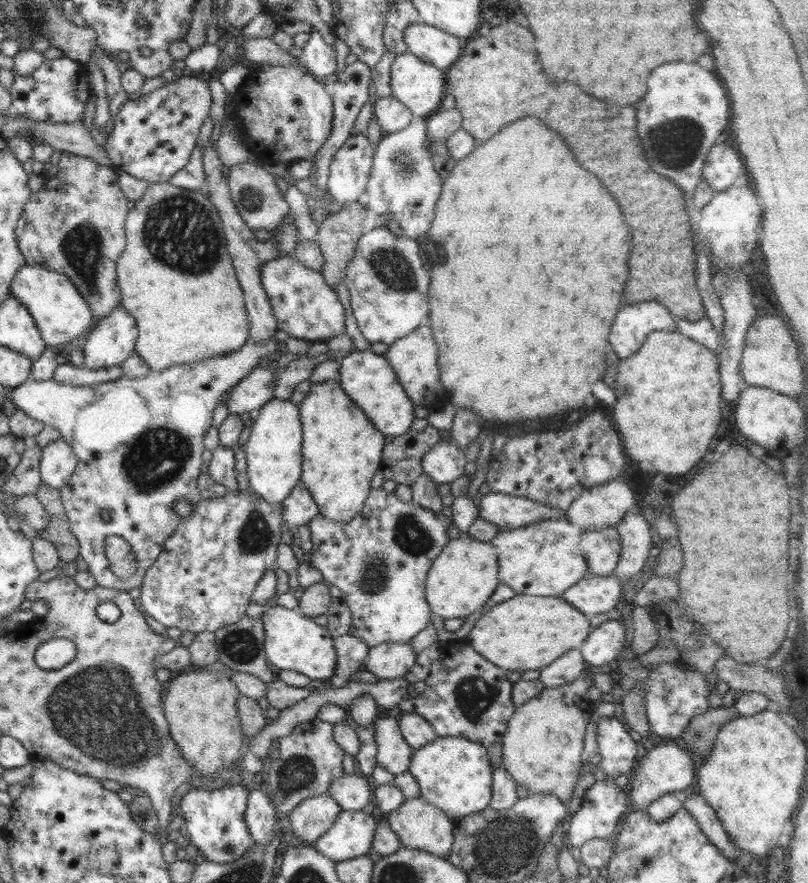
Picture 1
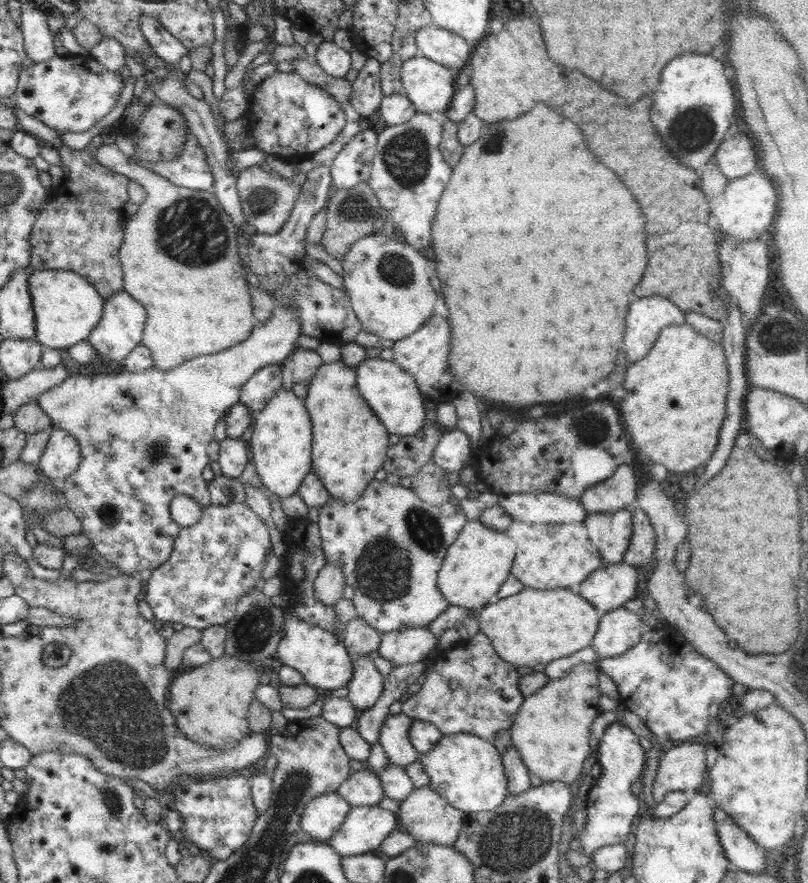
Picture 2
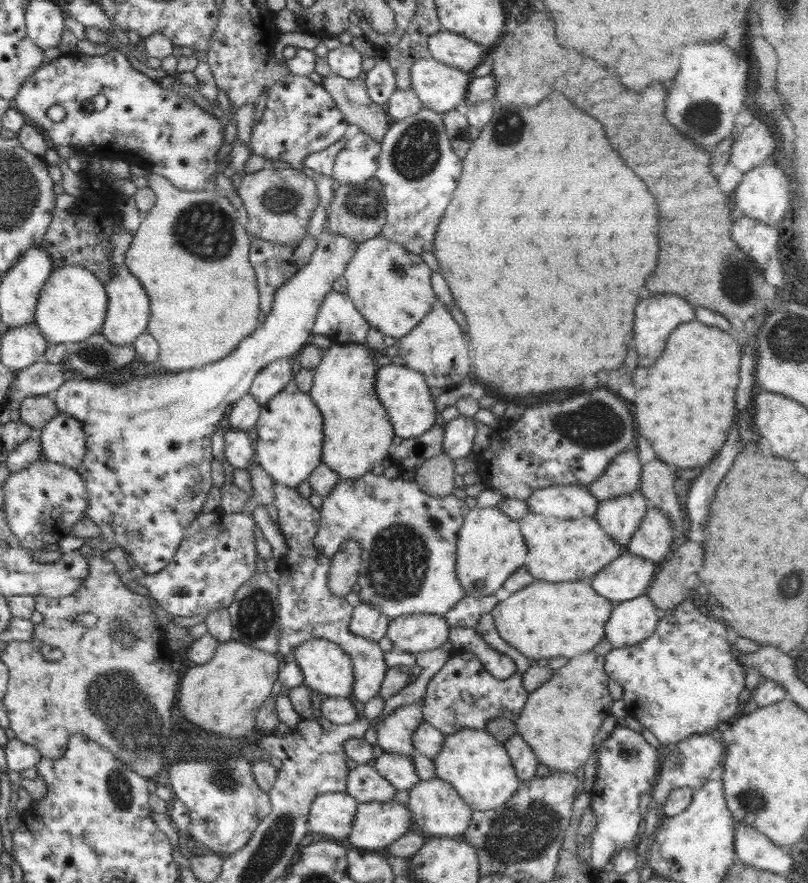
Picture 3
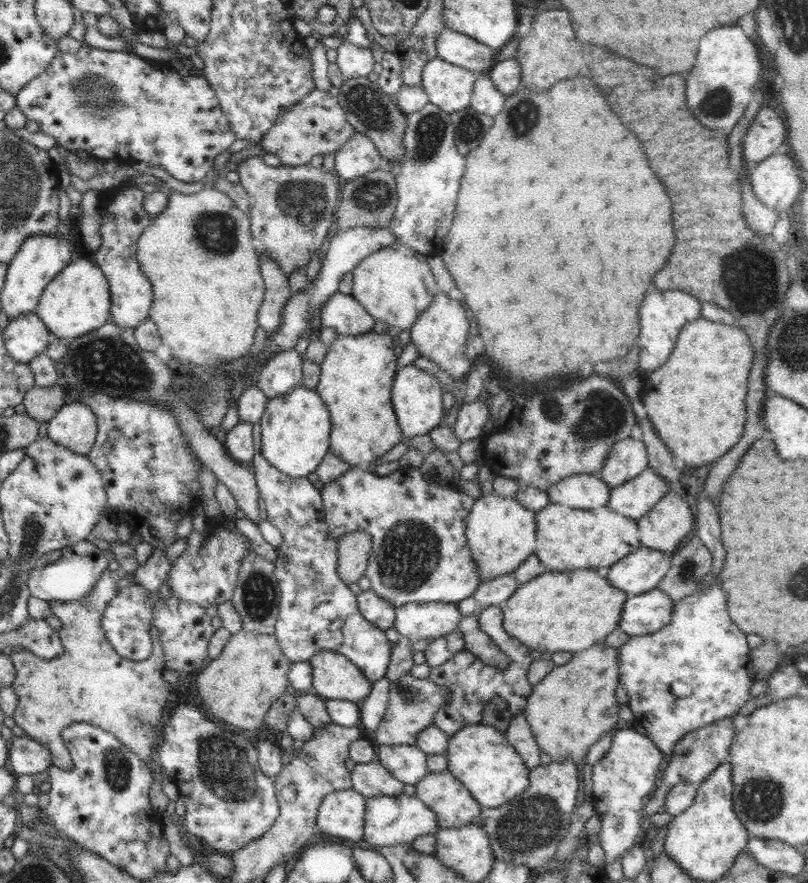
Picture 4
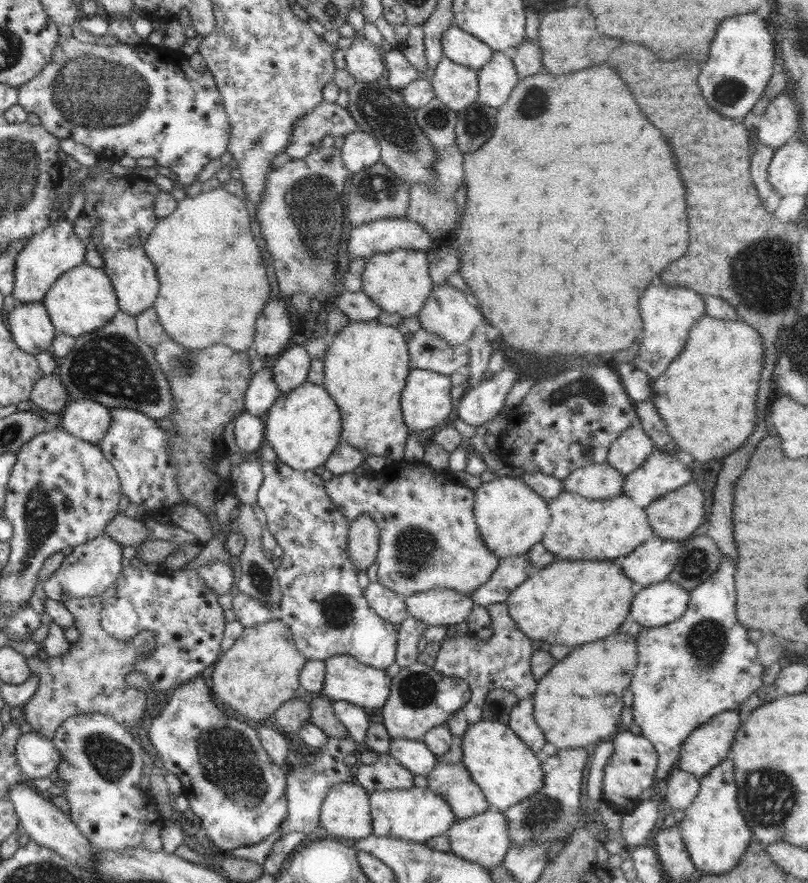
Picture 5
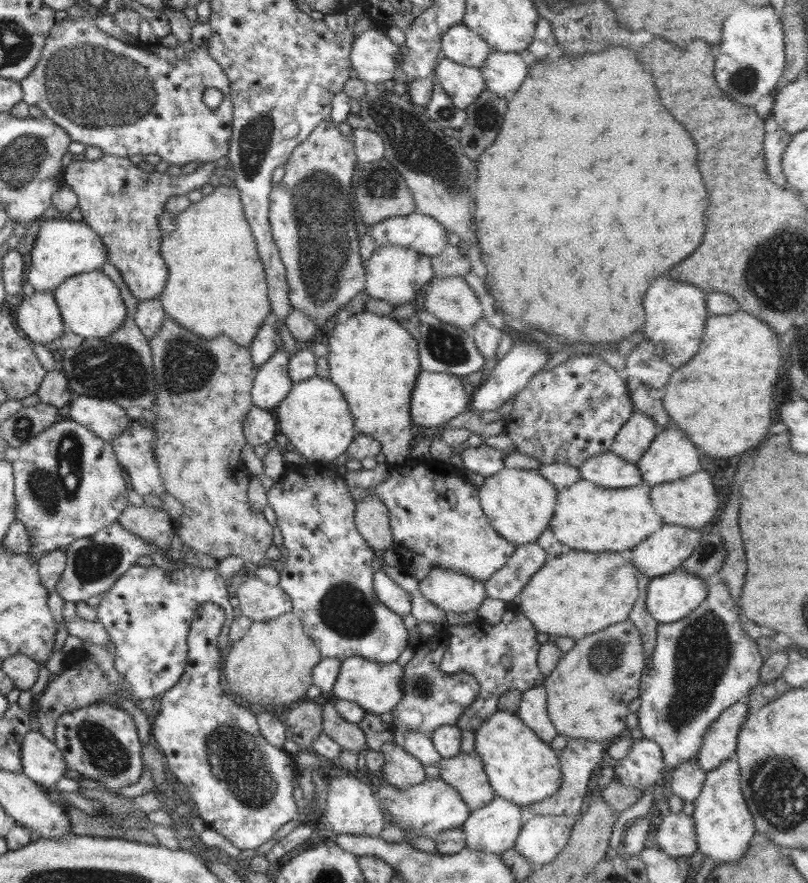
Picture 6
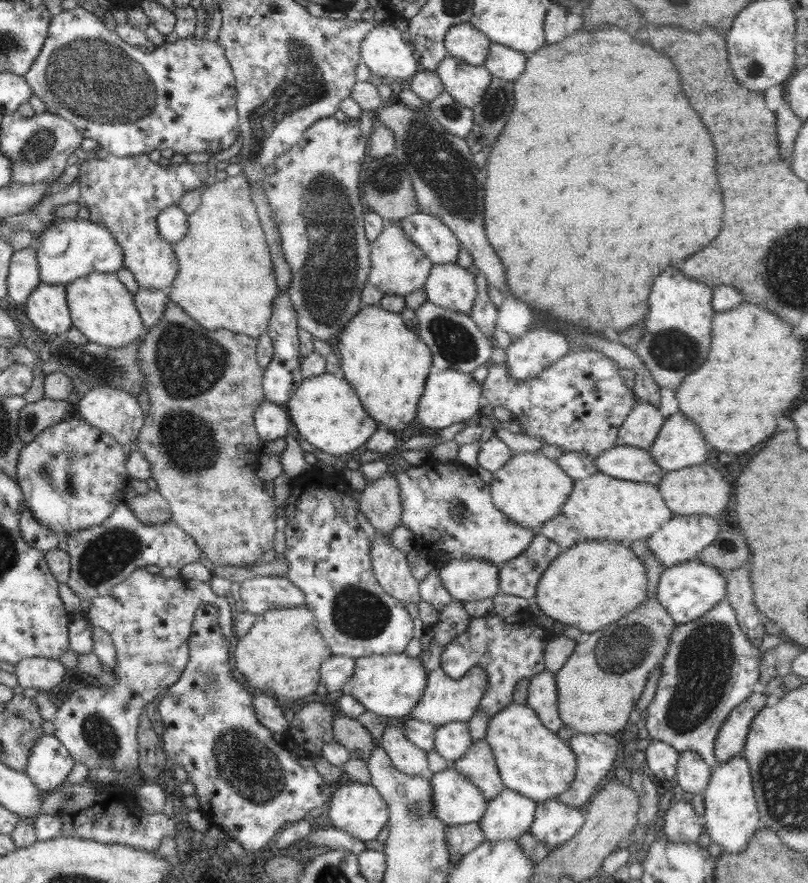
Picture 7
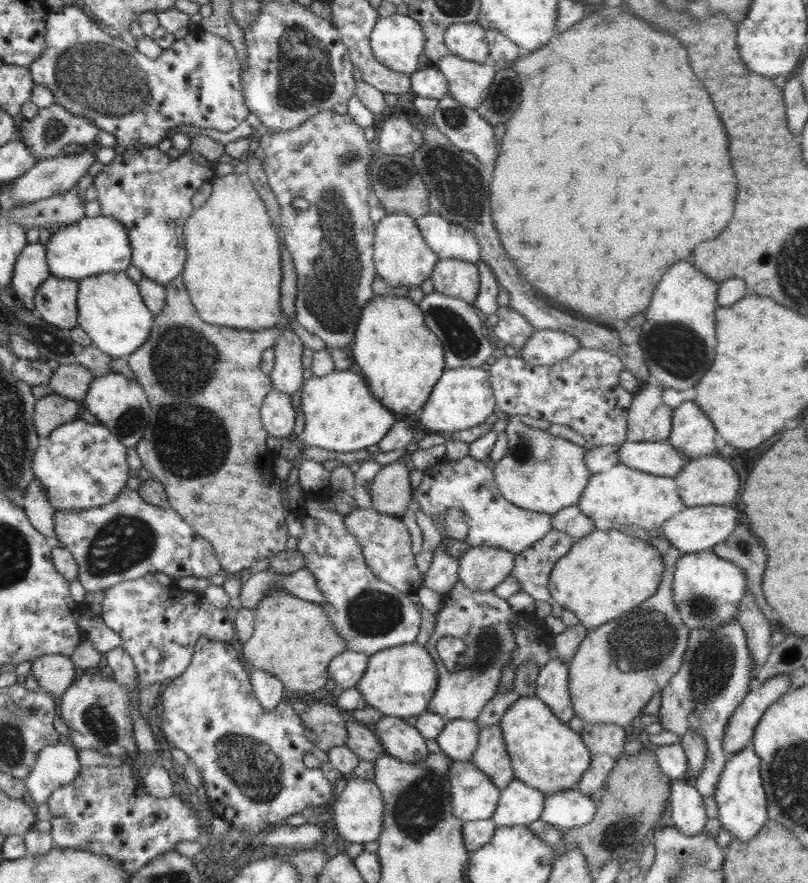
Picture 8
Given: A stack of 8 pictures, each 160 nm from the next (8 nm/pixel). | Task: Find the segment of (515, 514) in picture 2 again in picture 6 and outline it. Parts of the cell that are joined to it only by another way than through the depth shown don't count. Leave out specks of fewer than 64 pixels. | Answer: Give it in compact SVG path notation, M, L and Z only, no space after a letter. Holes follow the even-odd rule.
M608 452L588 458L580 467L580 479L608 489L627 489L644 485L638 464Z

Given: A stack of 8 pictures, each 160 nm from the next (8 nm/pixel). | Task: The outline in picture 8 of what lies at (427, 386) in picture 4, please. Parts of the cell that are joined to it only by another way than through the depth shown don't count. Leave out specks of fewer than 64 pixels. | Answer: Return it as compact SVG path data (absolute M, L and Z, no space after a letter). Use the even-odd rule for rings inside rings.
M478 366L446 368L433 386L433 392L430 393L426 404L421 408L420 420L424 428L447 435L484 423L497 409L489 378L488 371Z

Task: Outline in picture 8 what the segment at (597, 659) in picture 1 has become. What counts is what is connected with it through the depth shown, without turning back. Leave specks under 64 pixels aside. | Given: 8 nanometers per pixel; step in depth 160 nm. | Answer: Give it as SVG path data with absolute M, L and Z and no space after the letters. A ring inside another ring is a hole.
M711 549L683 555L675 562L672 593L682 622L689 628L714 630L737 620L737 610L746 590L746 576L733 562L720 558Z

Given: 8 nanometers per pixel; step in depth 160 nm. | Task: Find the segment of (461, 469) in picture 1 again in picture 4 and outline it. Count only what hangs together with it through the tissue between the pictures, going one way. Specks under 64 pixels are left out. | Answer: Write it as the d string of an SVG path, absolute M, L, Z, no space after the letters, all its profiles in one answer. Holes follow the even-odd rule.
M478 399L474 402L464 401L451 429L461 441L472 440L481 434L488 417L487 401L479 401Z

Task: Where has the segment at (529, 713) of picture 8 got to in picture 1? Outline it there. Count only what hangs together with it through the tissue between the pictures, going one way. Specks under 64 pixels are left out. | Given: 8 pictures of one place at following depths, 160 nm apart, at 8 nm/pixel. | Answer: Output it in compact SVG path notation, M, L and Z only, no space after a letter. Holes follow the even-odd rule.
M461 737L434 738L429 745L415 749L408 771L416 779L419 796L453 819L488 808L492 798L493 767L488 747Z

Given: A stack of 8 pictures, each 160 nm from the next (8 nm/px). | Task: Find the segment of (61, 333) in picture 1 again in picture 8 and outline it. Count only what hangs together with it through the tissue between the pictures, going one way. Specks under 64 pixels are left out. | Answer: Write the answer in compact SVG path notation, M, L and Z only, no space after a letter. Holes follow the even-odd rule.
M125 271L100 273L79 279L77 283L77 326L102 352L113 358L128 358L148 338L154 318L142 300L137 283Z

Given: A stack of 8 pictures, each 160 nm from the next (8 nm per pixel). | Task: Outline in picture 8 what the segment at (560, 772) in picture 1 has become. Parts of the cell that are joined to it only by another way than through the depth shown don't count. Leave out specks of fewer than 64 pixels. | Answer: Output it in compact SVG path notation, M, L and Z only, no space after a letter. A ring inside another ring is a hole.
M660 526L656 527L656 529L650 529L648 534L651 545L655 546L663 554L661 560L664 565L663 575L656 594L641 602L629 613L624 613L621 617L589 630L568 665L568 690L574 714L580 717L586 725L616 724L629 728L630 722L636 716L640 716L642 709L652 698L652 695L661 692L669 683L670 678L681 669L682 659L686 648L688 648L689 628L680 618L672 593L675 562L683 553L667 541Z

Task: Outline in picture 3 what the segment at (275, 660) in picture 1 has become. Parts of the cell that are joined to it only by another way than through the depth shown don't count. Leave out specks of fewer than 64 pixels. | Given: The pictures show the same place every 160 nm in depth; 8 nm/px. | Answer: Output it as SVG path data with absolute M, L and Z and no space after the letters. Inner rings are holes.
M323 638L310 639L298 645L290 656L303 672L303 684L327 697L351 698L354 670L351 658L335 642Z

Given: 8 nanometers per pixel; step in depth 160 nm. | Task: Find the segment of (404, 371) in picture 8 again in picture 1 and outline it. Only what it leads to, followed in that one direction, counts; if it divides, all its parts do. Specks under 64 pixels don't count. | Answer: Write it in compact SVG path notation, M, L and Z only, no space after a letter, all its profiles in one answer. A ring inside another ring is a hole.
M338 380L312 383L306 398L298 405L303 432L302 476L306 490L318 505L319 514L334 522L349 522L363 509L371 492L372 478L382 467L382 456L386 437L364 414L364 411L350 400Z

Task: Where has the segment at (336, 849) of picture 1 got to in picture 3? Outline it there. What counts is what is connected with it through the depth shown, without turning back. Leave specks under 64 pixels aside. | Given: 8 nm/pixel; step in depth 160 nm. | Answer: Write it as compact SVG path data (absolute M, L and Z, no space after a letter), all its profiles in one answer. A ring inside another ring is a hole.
M394 799L363 802L357 806L348 842L354 849L385 848L406 832L412 832L412 813Z

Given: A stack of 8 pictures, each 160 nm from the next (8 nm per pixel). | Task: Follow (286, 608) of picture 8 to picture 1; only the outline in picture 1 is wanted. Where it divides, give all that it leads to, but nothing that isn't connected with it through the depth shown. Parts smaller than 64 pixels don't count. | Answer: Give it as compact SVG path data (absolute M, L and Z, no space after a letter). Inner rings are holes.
M190 671L184 675L175 674L167 683L168 692L163 702L163 713L169 724L170 735L178 745L182 756L201 774L201 779L210 778L215 772L230 768L241 759L246 737L242 733L237 711L237 698L240 694L231 677L224 671Z

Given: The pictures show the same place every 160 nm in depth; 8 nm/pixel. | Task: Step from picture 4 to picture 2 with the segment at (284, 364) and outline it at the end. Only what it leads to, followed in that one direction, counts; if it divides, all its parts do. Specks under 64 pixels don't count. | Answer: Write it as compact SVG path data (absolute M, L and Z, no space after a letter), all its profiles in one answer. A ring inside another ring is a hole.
M266 365L256 371L240 389L239 402L255 412L283 388L281 365Z

